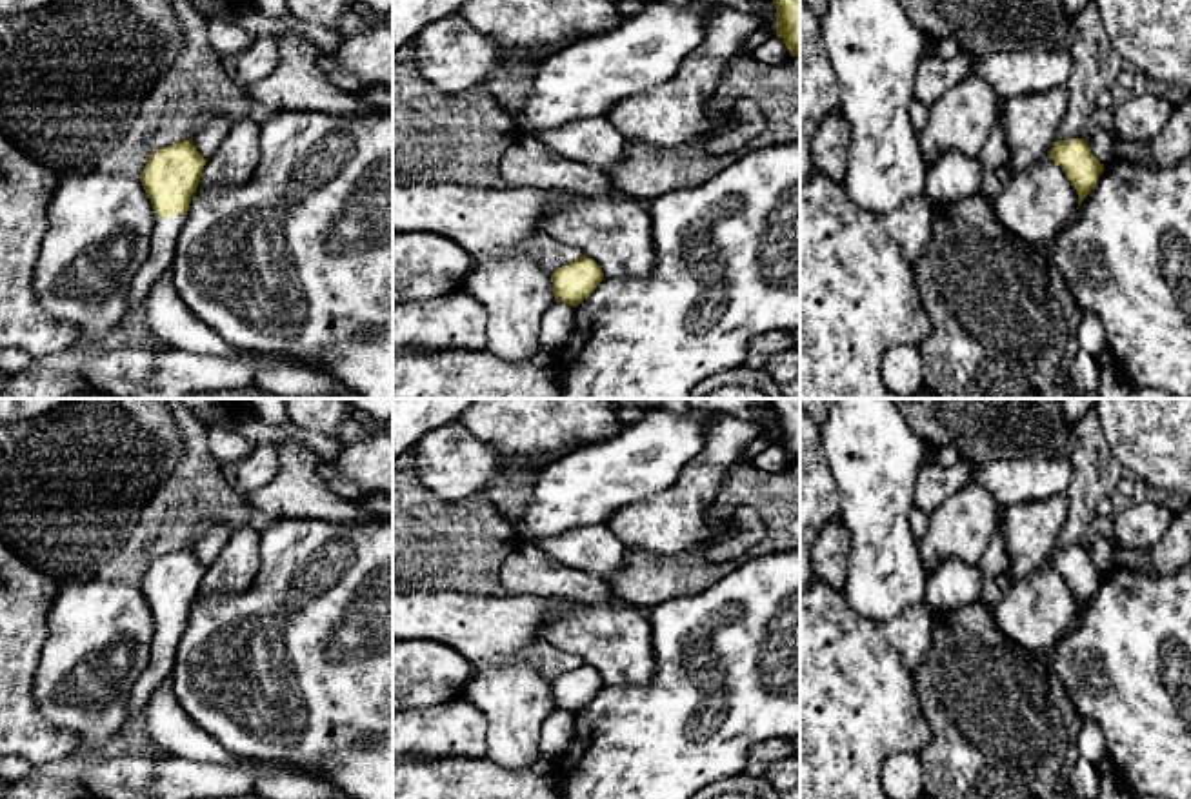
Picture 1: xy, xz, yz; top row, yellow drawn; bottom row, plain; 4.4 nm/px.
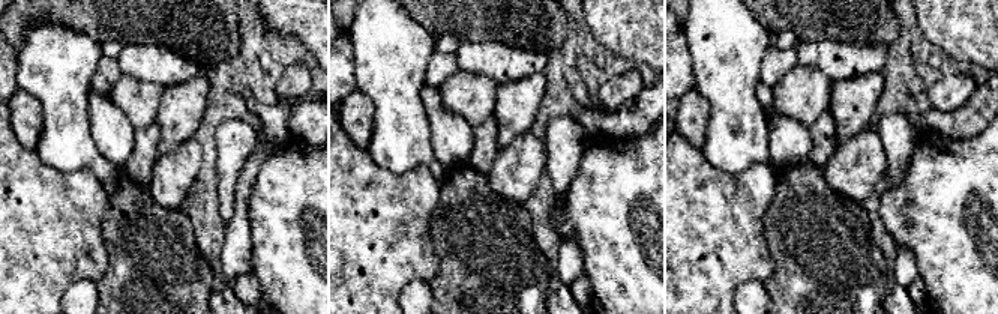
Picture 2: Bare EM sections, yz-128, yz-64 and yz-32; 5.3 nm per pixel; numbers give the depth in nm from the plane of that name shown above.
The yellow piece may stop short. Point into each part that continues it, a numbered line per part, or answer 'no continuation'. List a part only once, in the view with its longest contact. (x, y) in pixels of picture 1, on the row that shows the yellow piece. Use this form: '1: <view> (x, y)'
1: xy (166, 230)

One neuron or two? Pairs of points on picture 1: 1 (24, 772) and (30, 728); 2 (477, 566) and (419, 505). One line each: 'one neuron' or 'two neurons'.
1: two neurons
2: one neuron

